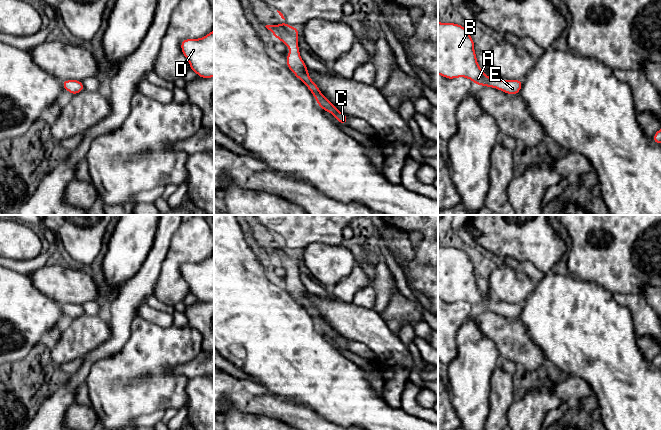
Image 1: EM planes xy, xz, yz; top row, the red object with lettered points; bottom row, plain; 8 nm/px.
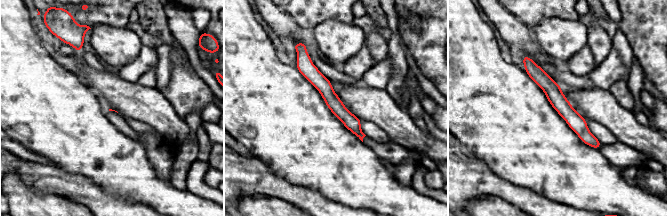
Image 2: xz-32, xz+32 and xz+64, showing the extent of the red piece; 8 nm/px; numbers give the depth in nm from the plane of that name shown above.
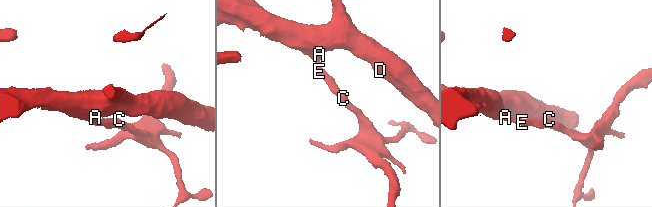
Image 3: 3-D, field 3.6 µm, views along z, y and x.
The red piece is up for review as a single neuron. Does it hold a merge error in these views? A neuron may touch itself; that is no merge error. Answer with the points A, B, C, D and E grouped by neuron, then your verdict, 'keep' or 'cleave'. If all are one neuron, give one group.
A B C D E; keep

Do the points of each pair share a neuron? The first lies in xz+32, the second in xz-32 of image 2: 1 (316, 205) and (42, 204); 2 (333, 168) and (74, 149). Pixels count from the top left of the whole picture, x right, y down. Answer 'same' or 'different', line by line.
1: different
2: same

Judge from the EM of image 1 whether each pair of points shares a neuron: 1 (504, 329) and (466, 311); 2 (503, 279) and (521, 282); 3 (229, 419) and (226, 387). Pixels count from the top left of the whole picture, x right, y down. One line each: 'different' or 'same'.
1: different
2: same
3: different

